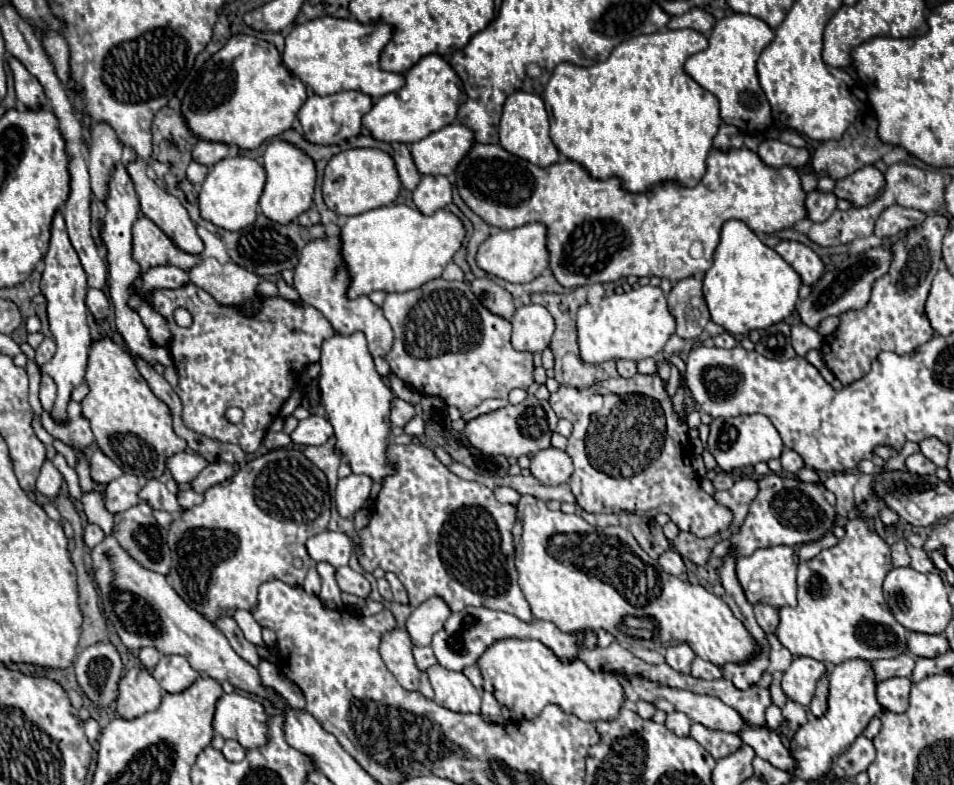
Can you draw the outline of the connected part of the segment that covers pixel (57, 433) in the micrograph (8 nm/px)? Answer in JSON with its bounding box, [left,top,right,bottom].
[41,402,93,448]

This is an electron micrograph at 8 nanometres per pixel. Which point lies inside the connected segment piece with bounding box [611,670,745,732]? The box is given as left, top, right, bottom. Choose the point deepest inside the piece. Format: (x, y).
(711, 712)

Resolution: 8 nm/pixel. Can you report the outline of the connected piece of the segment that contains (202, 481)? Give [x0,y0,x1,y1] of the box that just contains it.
[193,462,235,492]

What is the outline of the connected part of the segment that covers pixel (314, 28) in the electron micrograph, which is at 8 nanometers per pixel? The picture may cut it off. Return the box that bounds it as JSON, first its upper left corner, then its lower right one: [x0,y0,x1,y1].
[283,18,405,98]

